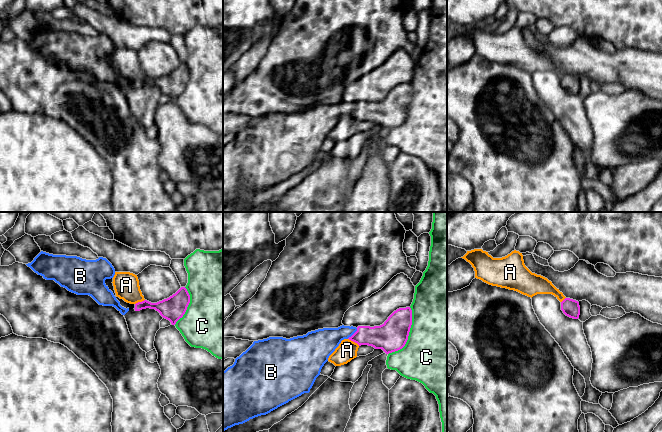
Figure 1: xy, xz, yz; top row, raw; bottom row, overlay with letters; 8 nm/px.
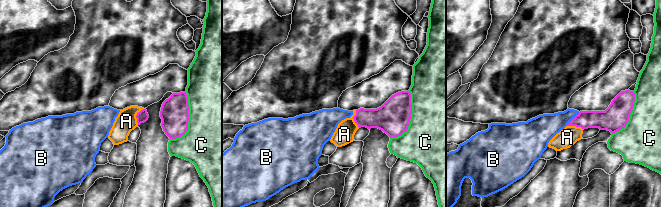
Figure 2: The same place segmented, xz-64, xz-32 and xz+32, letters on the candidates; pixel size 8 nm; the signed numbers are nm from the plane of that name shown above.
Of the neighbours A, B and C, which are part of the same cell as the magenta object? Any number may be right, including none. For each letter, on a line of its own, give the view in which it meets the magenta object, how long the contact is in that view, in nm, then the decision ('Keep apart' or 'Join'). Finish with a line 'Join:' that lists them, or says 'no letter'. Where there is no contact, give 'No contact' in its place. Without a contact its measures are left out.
A: Touches magenta in xz. Shared border 110 nm. Keep apart
B: Touches magenta in xz. Shared border 120 nm. Join
C: Touches magenta in xz. Shared border 420 nm. Keep apart
Join: B

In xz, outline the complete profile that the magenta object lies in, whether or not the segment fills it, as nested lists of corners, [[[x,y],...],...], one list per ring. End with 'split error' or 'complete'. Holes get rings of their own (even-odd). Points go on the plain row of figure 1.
[[[410,83],[399,84],[380,102],[340,102],[338,104],[323,104],[308,108],[306,111],[290,115],[269,113],[254,117],[253,120],[235,135],[232,142],[223,147],[223,208],[235,201],[243,200],[255,193],[266,191],[289,177],[309,169],[321,145],[328,137],[342,116],[349,115],[359,122],[368,121],[382,125],[386,130],[402,125],[409,112],[412,101],[412,86]]]; split error

